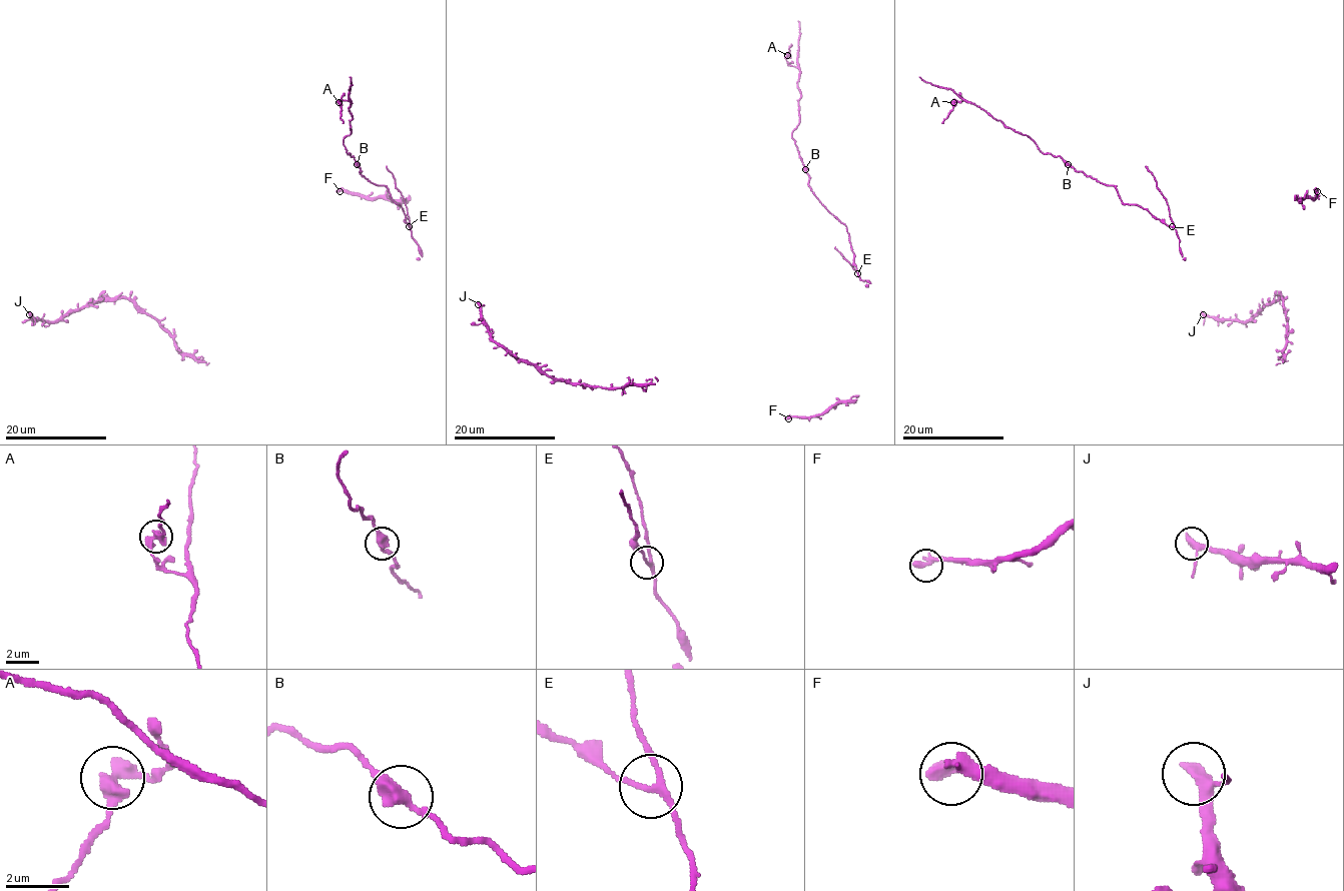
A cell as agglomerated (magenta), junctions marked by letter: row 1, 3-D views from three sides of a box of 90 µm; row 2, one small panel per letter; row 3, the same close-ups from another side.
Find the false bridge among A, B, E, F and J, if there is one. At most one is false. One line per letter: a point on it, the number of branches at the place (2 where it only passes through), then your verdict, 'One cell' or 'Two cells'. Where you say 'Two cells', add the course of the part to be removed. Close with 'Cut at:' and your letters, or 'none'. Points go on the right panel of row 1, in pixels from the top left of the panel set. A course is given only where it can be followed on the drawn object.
A: Place: (953, 102). Branches: 2. Two cells. Course of the part to remove: (953, 102), (953, 109), (941, 123)
B: Place: (1068, 164). Branches: 2. One cell
E: Place: (1172, 226). Branches: 3. One cell
F: Place: (1317, 191). Branches: 1. One cell
J: Place: (1203, 314). Branches: 2. One cell
Cut at: A

